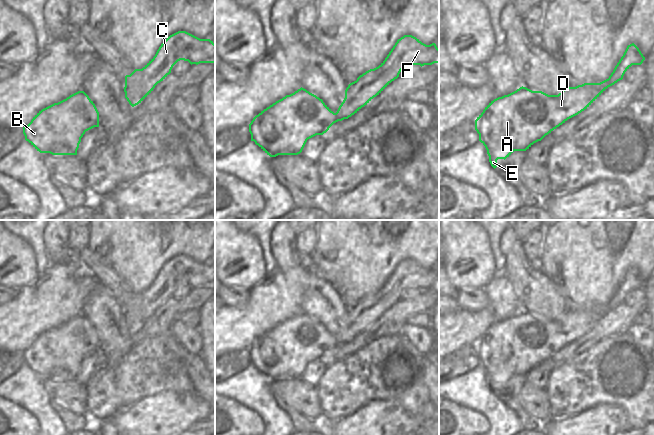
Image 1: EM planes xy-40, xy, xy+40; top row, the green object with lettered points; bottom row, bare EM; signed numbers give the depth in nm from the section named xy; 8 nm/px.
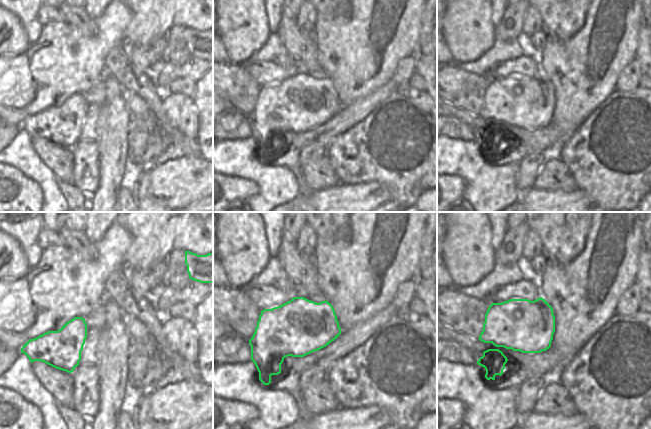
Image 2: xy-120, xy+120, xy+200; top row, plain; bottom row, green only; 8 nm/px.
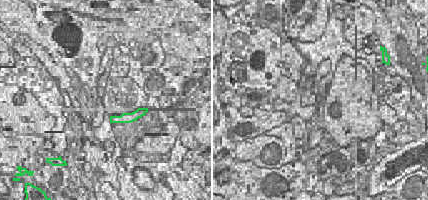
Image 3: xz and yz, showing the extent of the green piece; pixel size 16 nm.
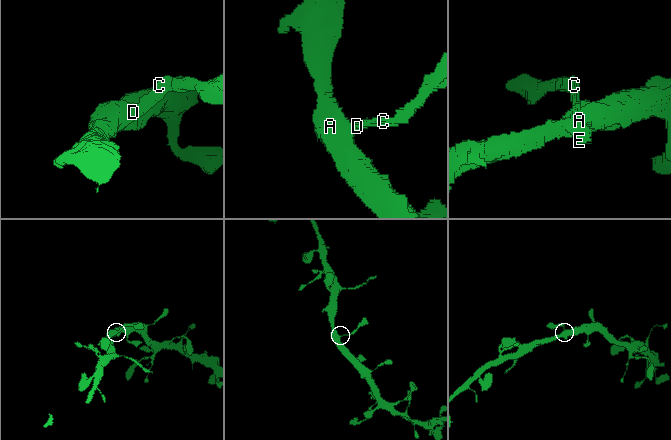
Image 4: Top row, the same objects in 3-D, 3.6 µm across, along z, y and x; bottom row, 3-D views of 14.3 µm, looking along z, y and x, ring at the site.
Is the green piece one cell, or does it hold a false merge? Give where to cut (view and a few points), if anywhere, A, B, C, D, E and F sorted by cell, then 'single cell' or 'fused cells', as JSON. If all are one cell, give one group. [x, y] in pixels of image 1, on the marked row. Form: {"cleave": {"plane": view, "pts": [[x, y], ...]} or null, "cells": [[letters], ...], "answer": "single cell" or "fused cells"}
{"cleave": null, "cells": [["A", "B", "C", "D", "E", "F"]], "answer": "single cell"}

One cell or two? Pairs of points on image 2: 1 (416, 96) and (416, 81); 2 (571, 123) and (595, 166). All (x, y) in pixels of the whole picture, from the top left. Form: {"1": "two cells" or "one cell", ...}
{"1": "two cells", "2": "two cells"}

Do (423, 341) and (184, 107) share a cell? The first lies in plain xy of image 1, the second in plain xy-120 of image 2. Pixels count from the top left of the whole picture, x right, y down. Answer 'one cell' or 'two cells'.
one cell

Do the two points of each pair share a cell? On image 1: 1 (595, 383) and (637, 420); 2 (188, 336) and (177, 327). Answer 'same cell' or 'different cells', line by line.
1: same cell
2: same cell

